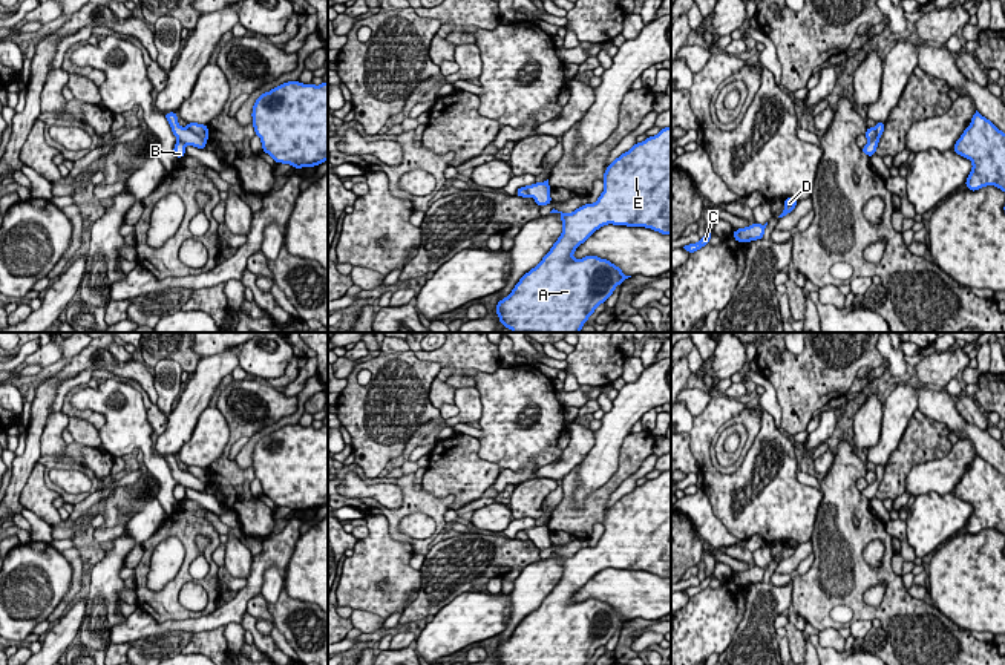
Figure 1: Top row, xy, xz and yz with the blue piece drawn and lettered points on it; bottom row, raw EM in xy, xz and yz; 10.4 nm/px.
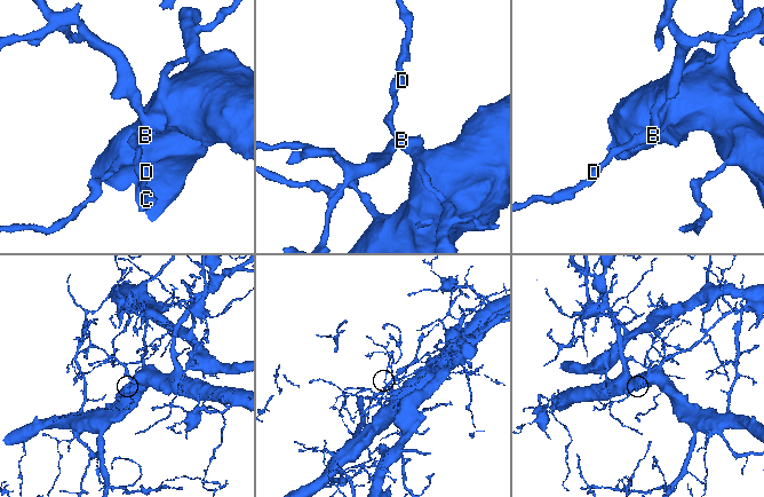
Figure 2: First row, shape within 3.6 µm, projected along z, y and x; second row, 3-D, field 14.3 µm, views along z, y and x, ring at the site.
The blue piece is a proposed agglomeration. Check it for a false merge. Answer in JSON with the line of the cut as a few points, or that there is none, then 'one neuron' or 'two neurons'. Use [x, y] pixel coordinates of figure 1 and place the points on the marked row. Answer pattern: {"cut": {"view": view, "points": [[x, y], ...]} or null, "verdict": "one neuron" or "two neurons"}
{"cut": {"view": "xy", "points": [[186, 127], [206, 140]]}, "verdict": "two neurons"}

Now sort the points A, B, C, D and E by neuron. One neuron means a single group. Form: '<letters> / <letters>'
A E / B C D

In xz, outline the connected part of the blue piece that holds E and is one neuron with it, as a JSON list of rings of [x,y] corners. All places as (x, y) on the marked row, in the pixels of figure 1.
[[[671,127],[660,129],[657,135],[648,136],[624,152],[607,167],[602,181],[605,187],[594,204],[581,205],[573,213],[562,213],[555,208],[550,211],[561,215],[562,233],[542,260],[519,279],[512,293],[498,300],[495,310],[504,328],[510,328],[513,332],[579,332],[582,329],[588,317],[601,303],[607,302],[616,287],[631,277],[607,259],[593,254],[582,259],[573,257],[578,247],[601,227],[608,224],[645,227],[660,234],[671,234]]]

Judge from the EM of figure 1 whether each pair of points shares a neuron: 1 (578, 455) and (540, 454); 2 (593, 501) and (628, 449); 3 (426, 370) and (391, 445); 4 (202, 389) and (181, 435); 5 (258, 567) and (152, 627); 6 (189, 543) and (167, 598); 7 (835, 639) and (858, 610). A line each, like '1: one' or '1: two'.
1: two
2: one
3: one
4: one
5: one
6: one
7: two

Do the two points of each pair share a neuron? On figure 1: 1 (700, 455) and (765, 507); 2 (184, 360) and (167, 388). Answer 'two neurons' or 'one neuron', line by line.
1: one neuron
2: two neurons

